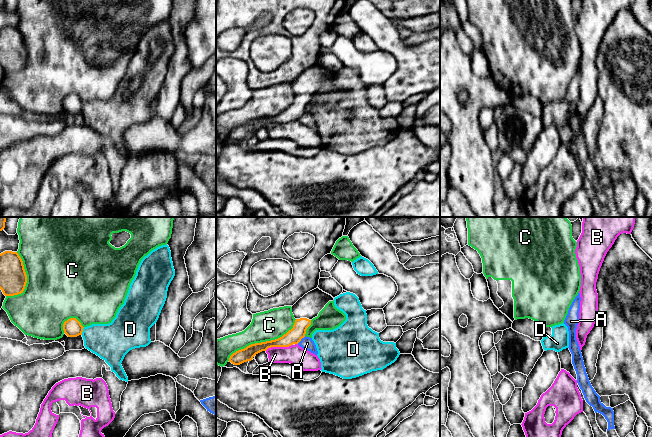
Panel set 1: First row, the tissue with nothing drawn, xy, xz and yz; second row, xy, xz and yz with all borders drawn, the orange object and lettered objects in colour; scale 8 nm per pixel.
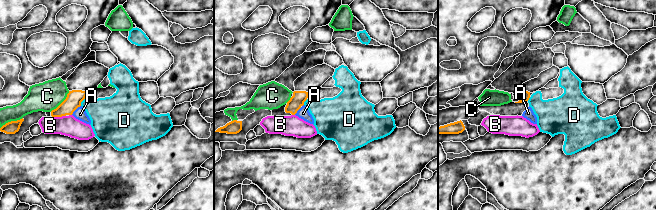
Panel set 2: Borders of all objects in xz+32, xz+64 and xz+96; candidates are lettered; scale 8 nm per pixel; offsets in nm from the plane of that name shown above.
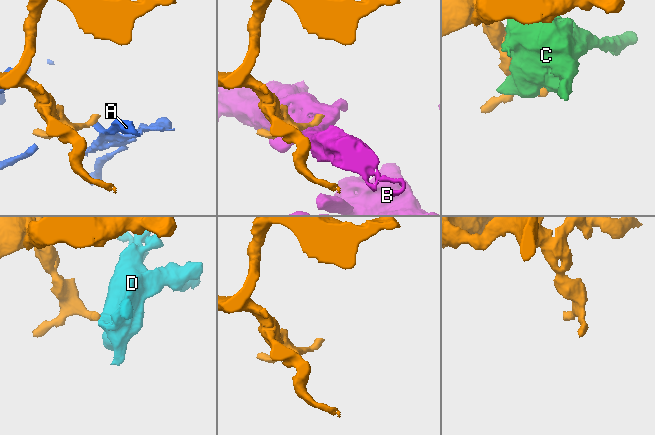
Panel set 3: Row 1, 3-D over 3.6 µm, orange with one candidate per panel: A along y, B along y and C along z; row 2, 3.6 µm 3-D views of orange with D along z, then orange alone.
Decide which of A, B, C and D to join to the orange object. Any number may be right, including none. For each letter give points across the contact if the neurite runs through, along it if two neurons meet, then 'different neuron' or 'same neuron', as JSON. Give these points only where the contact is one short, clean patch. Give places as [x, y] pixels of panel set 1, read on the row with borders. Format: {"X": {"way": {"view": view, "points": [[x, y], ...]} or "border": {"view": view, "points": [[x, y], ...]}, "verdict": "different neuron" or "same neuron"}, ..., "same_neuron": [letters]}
{"A": {"border": {"view": "xz", "points": [[305, 336], [297, 343]]}, "verdict": "different neuron"}, "B": {"verdict": "different neuron"}, "C": {"verdict": "different neuron"}, "D": {"border": {"view": "xy", "points": [[84, 327], [81, 334]]}, "verdict": "different neuron"}, "same_neuron": []}

